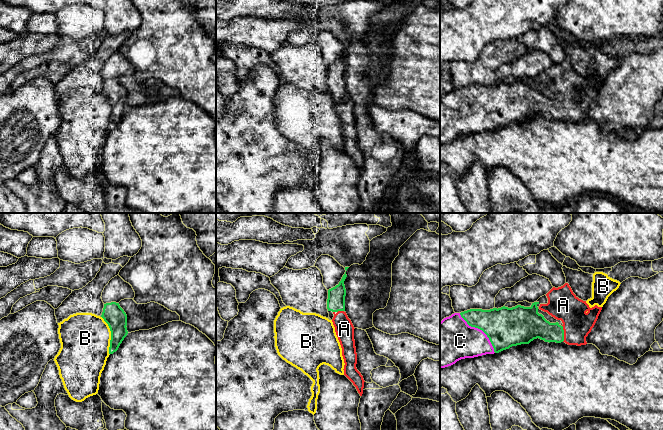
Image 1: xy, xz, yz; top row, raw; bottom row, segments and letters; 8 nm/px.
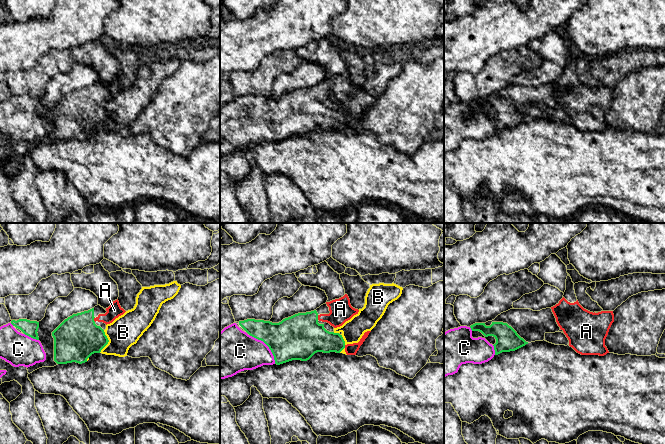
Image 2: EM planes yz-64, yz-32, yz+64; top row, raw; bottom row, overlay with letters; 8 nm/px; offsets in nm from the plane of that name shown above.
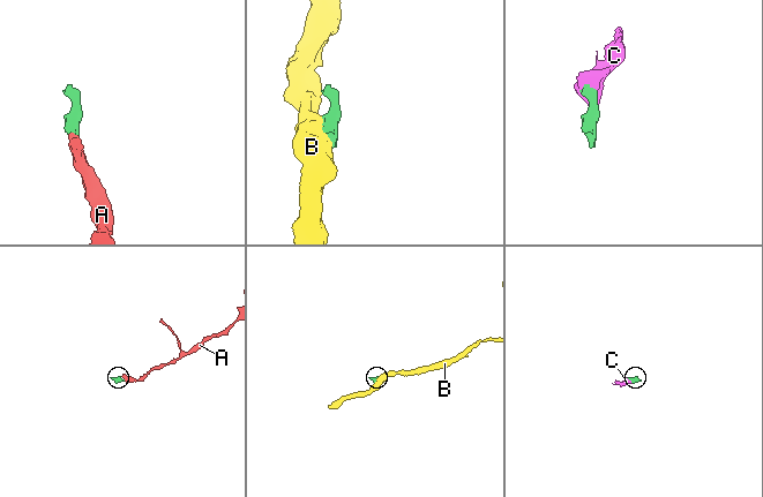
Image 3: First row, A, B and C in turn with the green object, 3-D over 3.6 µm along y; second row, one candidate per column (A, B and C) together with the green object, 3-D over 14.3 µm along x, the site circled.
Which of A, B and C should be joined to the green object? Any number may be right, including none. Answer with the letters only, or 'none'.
A, C

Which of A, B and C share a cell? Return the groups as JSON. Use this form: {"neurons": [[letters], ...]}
{"neurons": [["A", "C"], ["B"]]}

